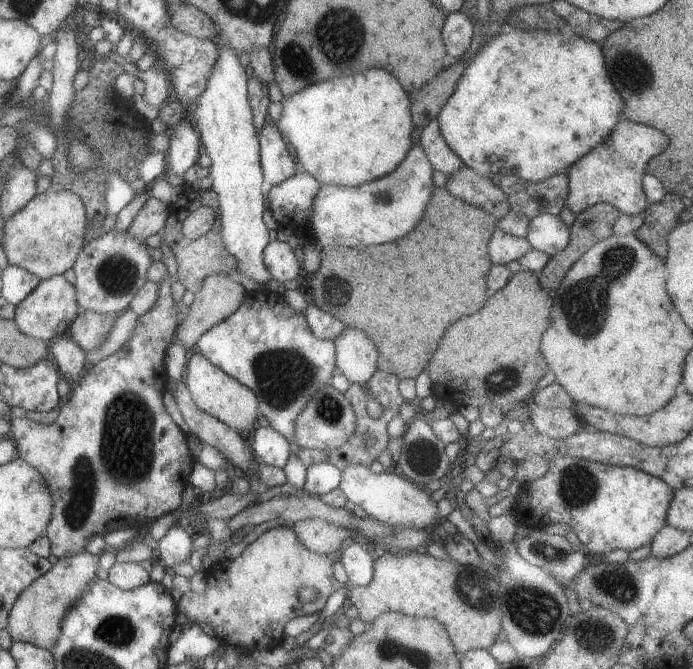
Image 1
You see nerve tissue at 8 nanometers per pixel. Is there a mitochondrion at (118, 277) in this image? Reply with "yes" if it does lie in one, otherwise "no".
yes

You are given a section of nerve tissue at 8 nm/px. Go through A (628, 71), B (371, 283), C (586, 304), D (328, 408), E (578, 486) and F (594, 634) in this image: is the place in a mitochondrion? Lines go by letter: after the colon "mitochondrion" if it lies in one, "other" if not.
A: other
B: other
C: mitochondrion
D: mitochondrion
E: mitochondrion
F: mitochondrion

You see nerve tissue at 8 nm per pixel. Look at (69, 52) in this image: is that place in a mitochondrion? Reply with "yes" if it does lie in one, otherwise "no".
no

